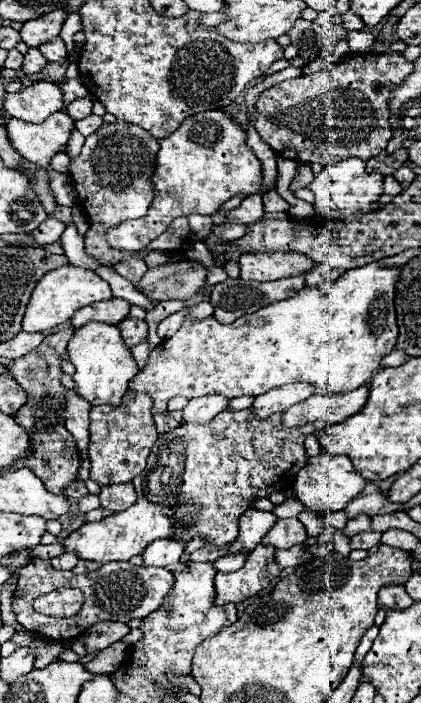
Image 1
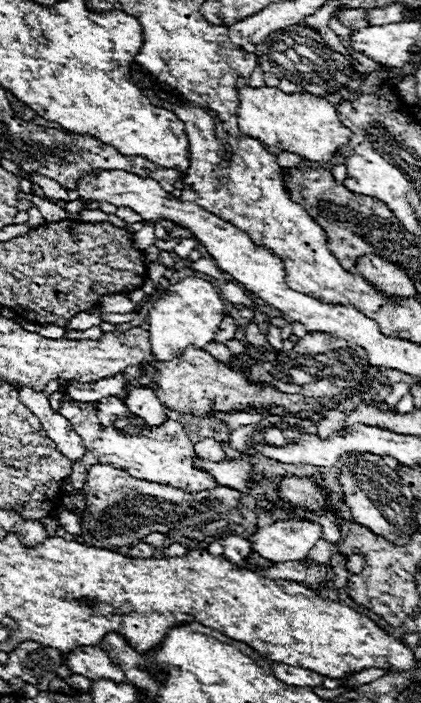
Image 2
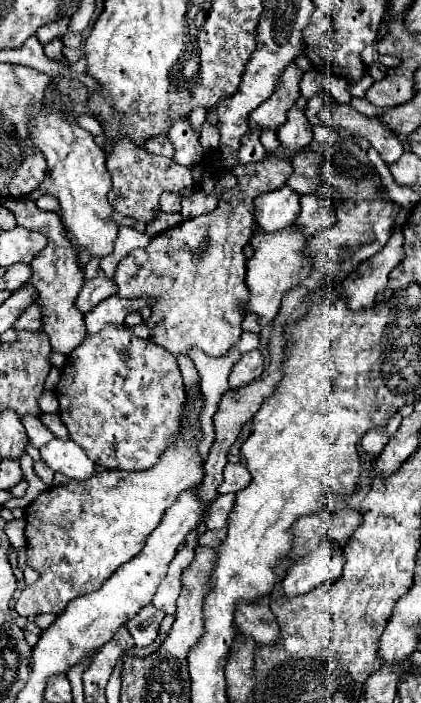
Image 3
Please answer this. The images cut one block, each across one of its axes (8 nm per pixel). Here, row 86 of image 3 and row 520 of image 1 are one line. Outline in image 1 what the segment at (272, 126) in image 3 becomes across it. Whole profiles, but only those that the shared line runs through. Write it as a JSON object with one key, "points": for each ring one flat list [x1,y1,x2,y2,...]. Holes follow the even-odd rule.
{"points":[[278,518,272,530,262,538,262,544,270,544,274,548,296,546,306,540,306,528,298,518]]}

